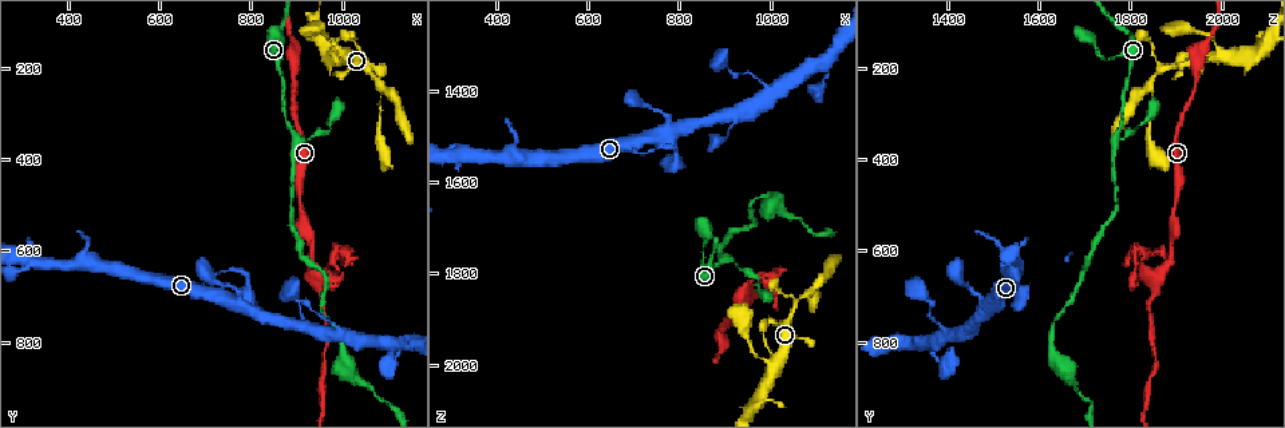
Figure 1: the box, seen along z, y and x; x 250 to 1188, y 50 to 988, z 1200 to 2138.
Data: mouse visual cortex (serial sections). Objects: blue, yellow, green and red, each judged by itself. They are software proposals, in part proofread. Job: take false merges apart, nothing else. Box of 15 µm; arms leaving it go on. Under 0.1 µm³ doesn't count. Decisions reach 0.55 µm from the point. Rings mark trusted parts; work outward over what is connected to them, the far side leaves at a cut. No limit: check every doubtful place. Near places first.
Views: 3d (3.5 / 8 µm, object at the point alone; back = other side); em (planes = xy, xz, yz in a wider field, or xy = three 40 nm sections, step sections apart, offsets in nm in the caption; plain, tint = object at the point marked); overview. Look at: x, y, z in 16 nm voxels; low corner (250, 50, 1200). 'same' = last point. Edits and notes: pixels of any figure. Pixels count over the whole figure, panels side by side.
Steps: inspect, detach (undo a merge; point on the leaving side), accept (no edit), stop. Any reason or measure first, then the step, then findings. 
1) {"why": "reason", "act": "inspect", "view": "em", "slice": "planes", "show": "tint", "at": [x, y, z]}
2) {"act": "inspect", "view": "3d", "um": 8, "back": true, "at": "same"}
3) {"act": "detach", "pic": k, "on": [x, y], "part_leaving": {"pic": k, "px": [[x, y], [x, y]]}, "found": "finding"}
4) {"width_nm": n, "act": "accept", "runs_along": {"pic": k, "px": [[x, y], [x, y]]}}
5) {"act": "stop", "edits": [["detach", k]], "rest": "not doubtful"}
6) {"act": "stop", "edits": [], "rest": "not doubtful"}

{"why": "a fork", "act": "inspect", "view": "3d", "um": 3.5, "at": [1085, 245, 1840]}

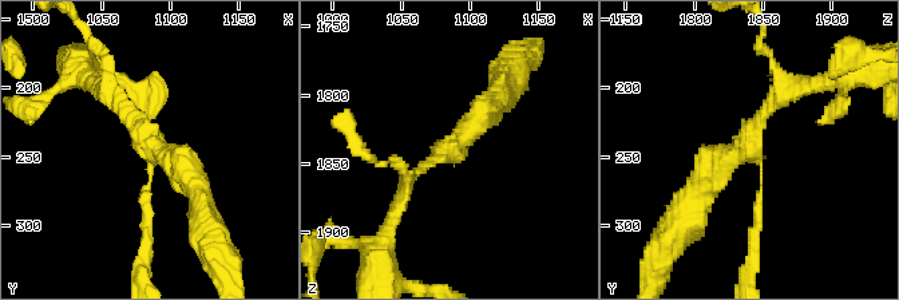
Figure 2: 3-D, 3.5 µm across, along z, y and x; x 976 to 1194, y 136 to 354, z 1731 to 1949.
{"arms": 3, "arm_widths_nm": [100, 150, 300], "why": "shape alone is not enough", "act": "inspect", "view": "em", "slice": "xy", "step": 3, "show": "tint", "at": [1090, 248, 1840]}

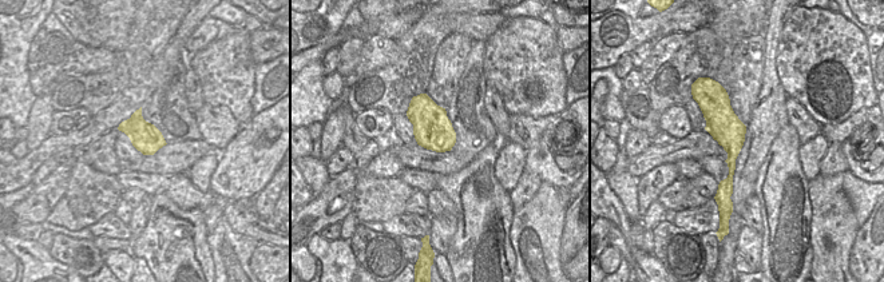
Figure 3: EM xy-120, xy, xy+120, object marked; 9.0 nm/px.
{"act": "inspect", "view": "em", "slice": "xy", "step": 1, "show": "tint", "at": "same"}

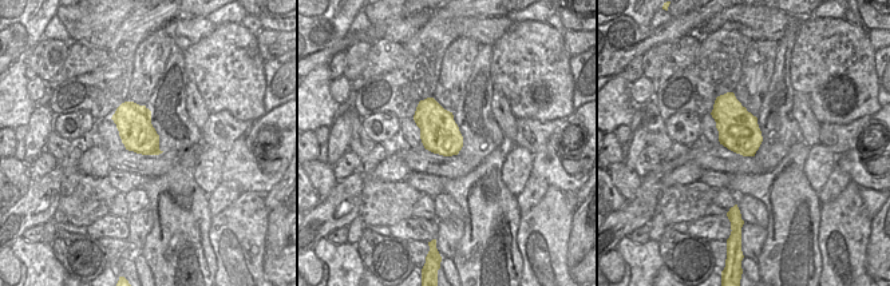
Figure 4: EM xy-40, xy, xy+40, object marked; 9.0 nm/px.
{"act": "accept", "runs_along": {"pic": 2, "px": [[105, 94], [200, 201]]}, "found": "one cell here"}

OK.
{"why": "sharp bend", "act": "inspect", "view": "3d", "um": 8, "at": [935, 660, 1860]}

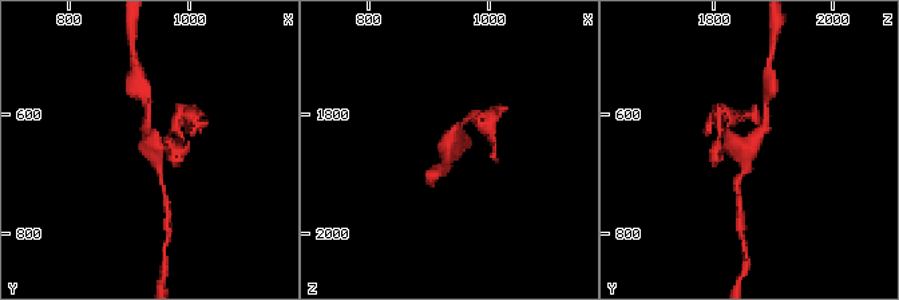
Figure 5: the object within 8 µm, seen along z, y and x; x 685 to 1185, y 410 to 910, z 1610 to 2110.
{"why": "shape alone is not enough", "act": "inspect", "view": "em", "slice": "planes", "show": "tint", "at": [930, 660, 1855]}

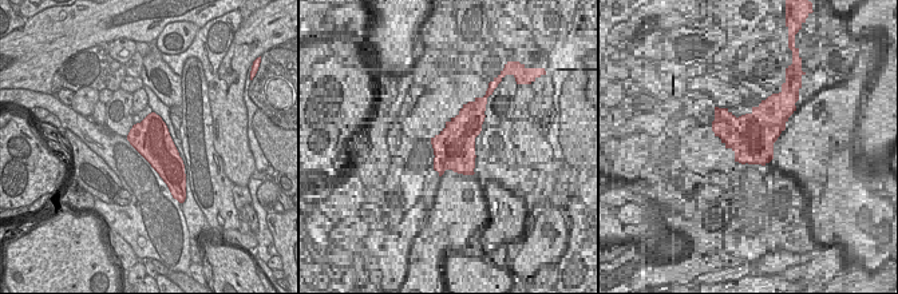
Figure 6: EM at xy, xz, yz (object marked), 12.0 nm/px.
{"width_nm": 460, "act": "accept", "runs_along": {"pic": 5, "px": [[765, 115], [747, 150], [716, 142]]}, "found": "continuous, no second cell"}

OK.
{"why": "sharp bend", "act": "inspect", "view": "3d", "um": 3.5, "at": [965, 655, 1805]}

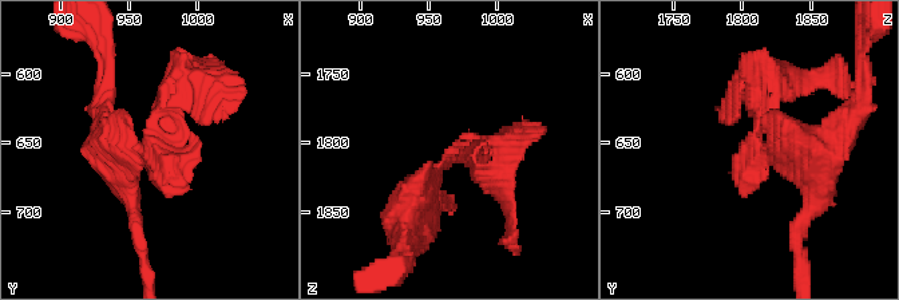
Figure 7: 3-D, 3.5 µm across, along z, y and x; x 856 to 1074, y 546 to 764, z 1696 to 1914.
{"why": "now the EM", "act": "inspect", "view": "em", "slice": "xy", "step": 3, "show": "tint", "at": [962, 650, 1810]}

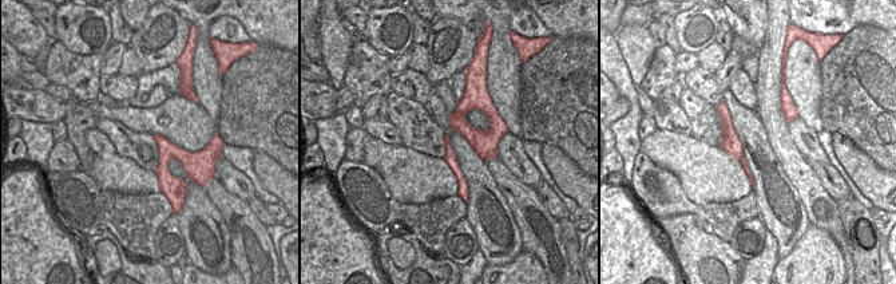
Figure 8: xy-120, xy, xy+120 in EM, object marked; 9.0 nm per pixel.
{"act": "accept", "found": "continuous, no second cell"}

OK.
{"act": "stop", "edits": [], "rest": "not doubtful"}

